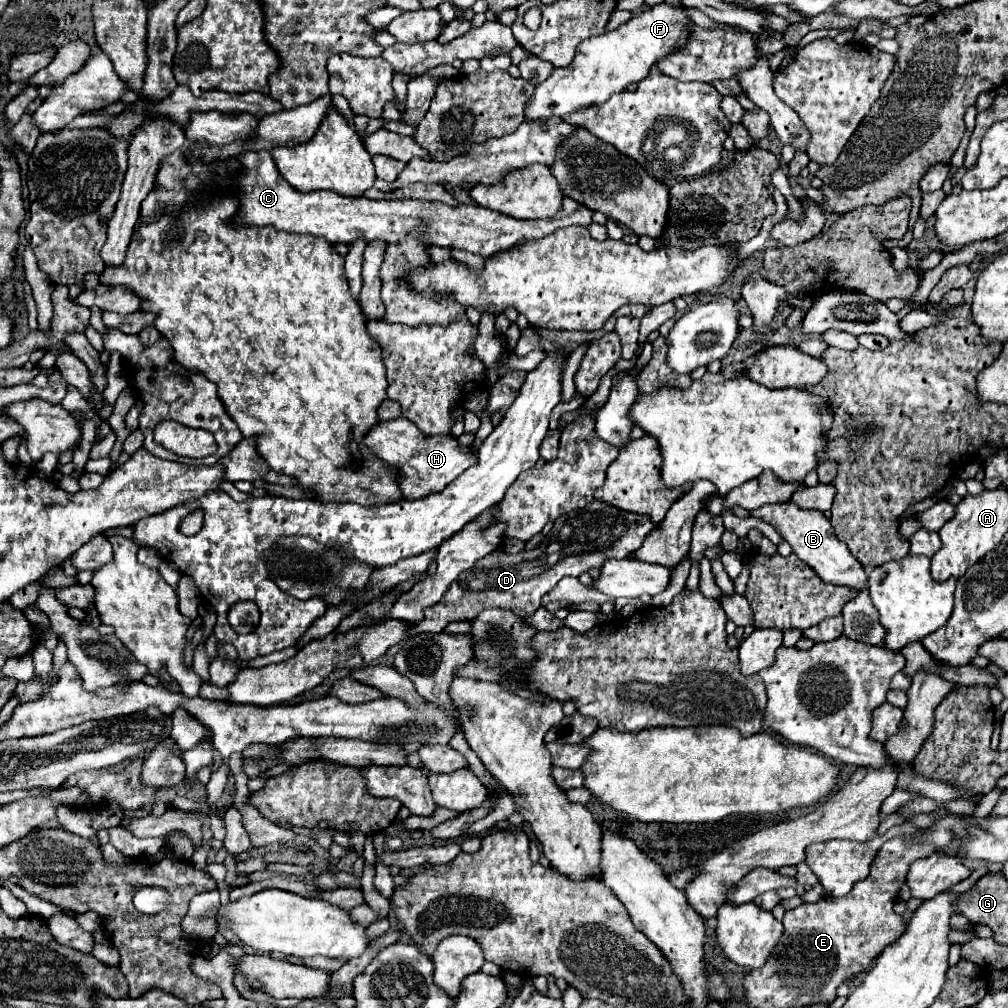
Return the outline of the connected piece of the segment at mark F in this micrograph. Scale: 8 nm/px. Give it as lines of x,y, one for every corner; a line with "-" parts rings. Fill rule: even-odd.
656,4
644,10
638,16
632,16
626,24
618,26
612,32
604,32
600,36
592,36
578,44
576,56
570,66
554,68
552,76
544,80
544,84
536,86
534,96
526,106
526,120
546,118
546,116
562,116
576,112
580,108
588,108
594,104
602,104
612,94
626,90
628,84
640,82
648,76
650,68
668,56
674,50
680,50
690,38
690,18
684,8
672,8
670,4

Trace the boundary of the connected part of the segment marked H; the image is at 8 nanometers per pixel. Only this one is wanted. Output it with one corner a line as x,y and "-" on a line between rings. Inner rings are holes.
396,418
380,422
364,436
366,446
384,462
394,464
402,472
400,488
404,498
416,500
434,492
442,492
452,480
456,480
466,468
476,464
476,454
468,446
460,446
458,440
448,436
424,436
408,418

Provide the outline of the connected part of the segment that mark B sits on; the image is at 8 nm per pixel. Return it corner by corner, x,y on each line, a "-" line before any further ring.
782,502
782,504
766,504
758,510
754,510
752,516
774,526
778,530
778,534
784,538
784,542
788,542
792,546
792,552
802,562
806,562
824,582
842,584
842,586
850,586
856,590
860,590
862,586
868,584
868,574
866,574
864,566
856,560
856,556
852,556
848,546
836,538
830,520
822,512
802,510
792,502

